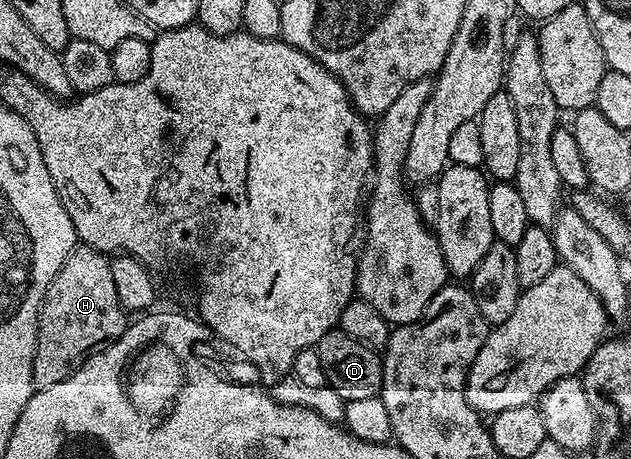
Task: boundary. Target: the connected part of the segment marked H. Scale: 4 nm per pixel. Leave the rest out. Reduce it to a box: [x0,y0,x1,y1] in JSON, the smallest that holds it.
[32,246,130,391]

